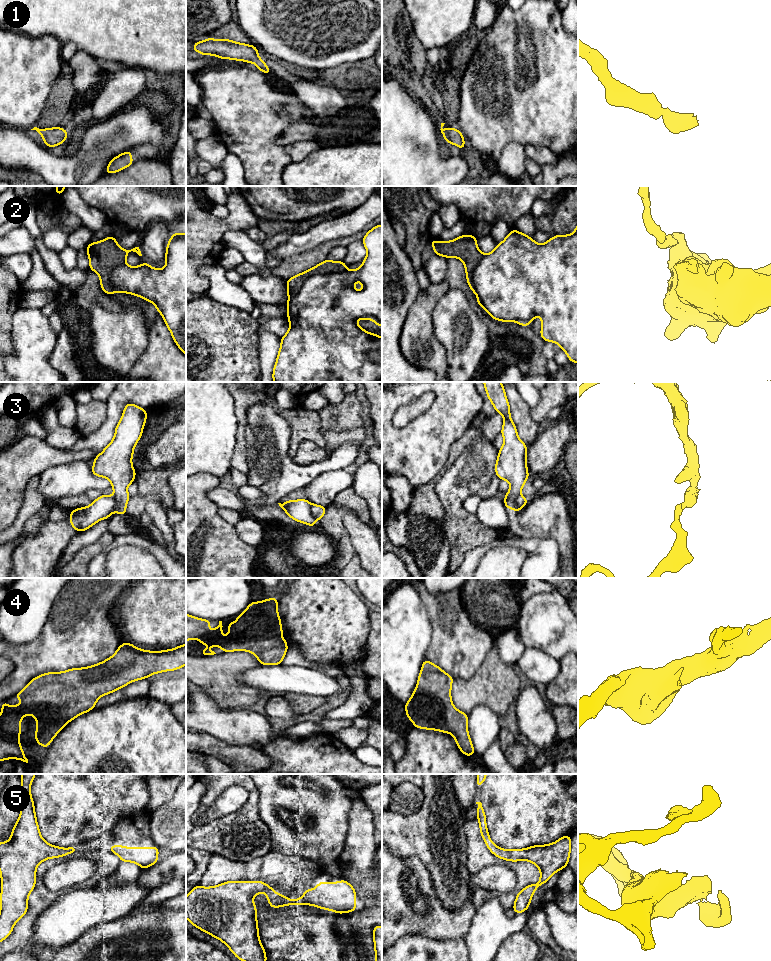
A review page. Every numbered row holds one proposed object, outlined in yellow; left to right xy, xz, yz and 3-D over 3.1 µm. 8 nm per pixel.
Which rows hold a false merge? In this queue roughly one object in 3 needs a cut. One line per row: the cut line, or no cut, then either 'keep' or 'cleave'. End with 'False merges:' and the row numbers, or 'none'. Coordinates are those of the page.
1: no cut; keep
2: cut in xz along (346, 270), (311, 275), (300, 289), (289, 298); cleave
3: cut in xz along (310, 504), (310, 513), (317, 519); cleave
4: no cut; keep
5: no cut; keep
False merges: 2, 3

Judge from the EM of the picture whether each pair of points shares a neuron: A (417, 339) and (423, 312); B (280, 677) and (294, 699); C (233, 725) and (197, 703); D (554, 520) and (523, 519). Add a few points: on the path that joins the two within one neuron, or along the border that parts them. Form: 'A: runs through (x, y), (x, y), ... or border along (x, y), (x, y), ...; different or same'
A: runs through (417, 332), (419, 319); same
B: border along (285, 693), (312, 694), (314, 696); different
C: runs through (224, 724), (216, 722), (206, 712); same
D: runs through (546, 519), (531, 519); same

